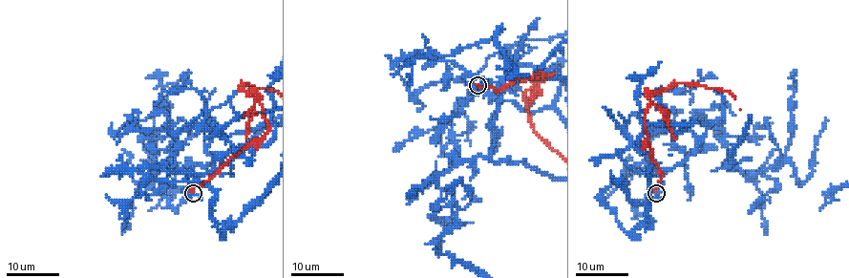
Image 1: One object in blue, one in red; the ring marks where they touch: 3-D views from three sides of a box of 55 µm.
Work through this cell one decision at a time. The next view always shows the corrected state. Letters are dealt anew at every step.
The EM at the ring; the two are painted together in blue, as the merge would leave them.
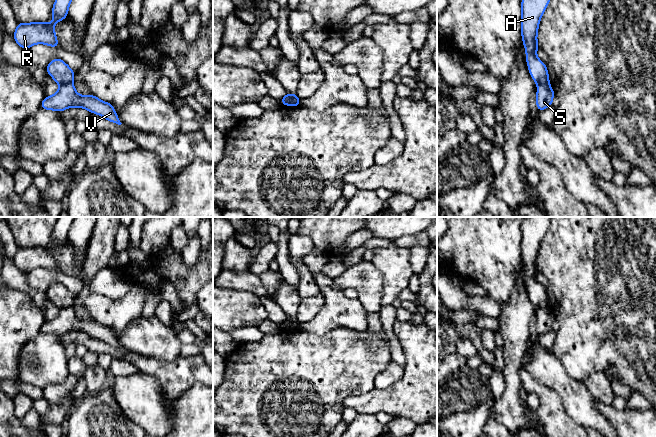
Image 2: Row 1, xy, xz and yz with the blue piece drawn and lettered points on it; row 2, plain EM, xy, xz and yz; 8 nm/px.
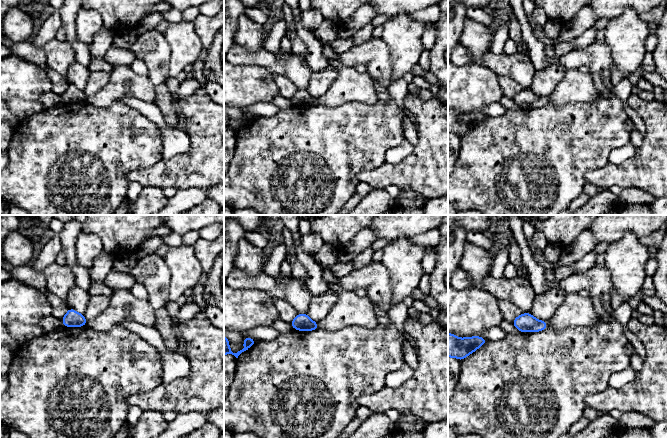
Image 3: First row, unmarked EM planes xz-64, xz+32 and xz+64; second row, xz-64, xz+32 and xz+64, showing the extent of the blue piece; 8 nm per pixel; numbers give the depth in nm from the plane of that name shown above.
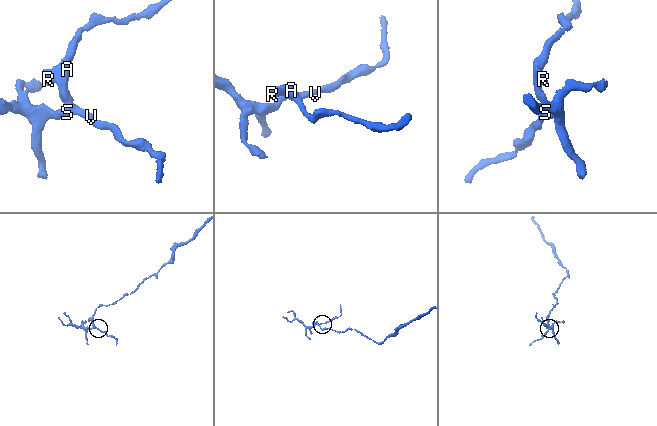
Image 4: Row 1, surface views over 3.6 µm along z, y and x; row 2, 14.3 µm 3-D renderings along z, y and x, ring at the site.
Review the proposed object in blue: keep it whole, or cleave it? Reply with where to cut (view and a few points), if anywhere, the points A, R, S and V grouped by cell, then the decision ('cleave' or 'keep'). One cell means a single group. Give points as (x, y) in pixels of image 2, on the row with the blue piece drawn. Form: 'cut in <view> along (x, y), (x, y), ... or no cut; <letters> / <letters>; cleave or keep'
cut in xy along (72, 82), (60, 85); A R / S V; cleave

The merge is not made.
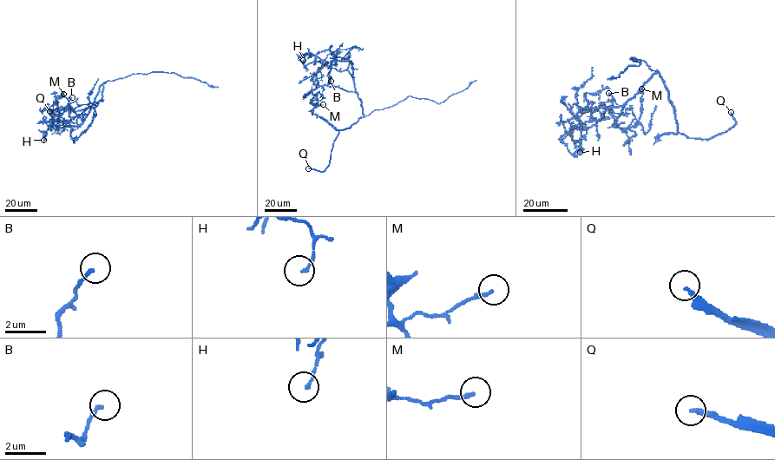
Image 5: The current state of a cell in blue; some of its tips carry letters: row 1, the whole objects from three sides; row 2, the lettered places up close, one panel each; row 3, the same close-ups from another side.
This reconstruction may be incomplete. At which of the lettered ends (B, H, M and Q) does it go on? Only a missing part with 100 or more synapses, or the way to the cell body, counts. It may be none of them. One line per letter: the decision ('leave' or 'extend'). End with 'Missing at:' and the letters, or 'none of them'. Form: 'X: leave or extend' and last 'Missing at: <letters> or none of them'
B: leave
H: leave
M: leave
Q: extend
Missing at: Q

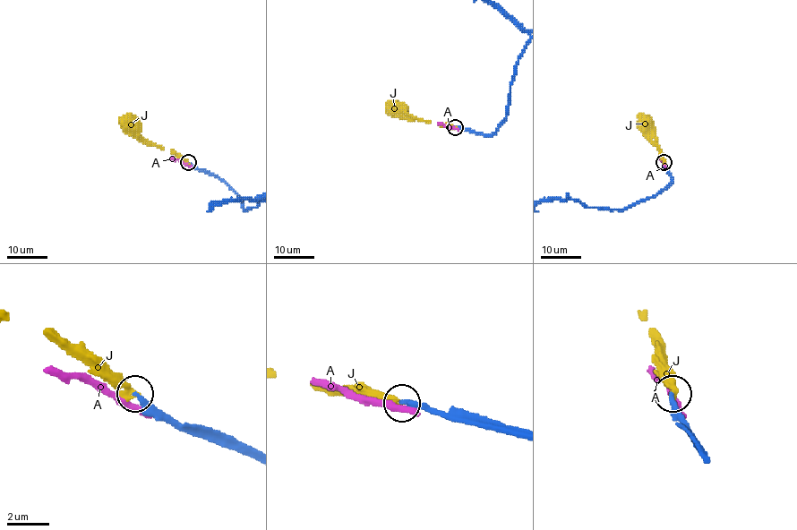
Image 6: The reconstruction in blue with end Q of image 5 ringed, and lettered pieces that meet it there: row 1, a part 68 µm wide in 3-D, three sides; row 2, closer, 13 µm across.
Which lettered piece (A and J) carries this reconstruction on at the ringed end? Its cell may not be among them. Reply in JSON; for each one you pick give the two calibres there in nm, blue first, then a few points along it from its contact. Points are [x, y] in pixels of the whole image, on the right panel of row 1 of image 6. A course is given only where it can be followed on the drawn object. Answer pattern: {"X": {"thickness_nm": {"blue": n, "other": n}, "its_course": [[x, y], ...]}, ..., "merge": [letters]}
{"J": {"thickness_nm": {"blue": 280, "other": 320}, "its_course": [[664, 163], [663, 152], [644, 130], [647, 125]]}, "merge": ["J"]}

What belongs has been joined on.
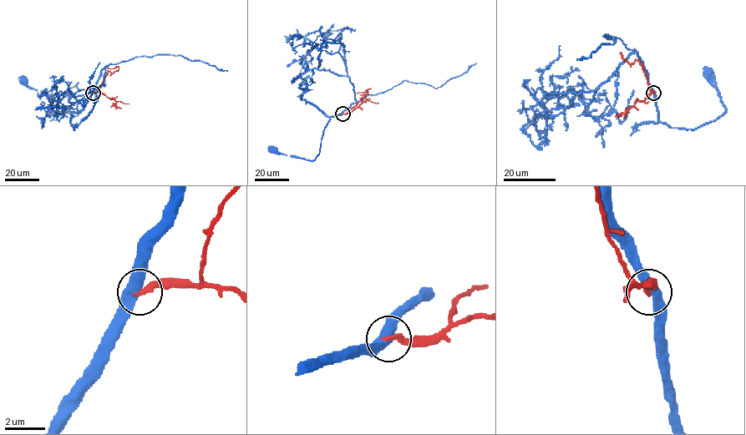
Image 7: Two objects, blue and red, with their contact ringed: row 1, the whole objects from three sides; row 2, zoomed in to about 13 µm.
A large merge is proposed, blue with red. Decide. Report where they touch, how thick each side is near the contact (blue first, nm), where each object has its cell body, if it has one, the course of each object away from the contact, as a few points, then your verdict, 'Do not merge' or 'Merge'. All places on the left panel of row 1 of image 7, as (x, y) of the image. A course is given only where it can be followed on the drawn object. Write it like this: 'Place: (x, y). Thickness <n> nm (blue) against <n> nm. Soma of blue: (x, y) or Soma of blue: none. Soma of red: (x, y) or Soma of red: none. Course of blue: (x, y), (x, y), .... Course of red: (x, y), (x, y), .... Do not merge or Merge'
Place: (93, 93). Thickness 480 nm (blue) against 320 nm. Soma of blue: (23, 80). Soma of red: none. Course of blue: (93, 93), (80, 113), (72, 117), (61, 103), (29, 88), (23, 80). Course of red: (93, 93), (98, 91), (107, 73), (119, 69), (118, 67), (107, 68). Do not merge

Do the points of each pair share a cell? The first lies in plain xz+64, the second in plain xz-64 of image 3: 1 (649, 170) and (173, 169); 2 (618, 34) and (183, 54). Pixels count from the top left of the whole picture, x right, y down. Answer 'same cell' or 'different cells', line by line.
1: same cell
2: same cell

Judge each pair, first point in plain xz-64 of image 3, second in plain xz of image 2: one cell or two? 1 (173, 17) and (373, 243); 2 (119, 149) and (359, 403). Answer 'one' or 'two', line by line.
1: one
2: two

